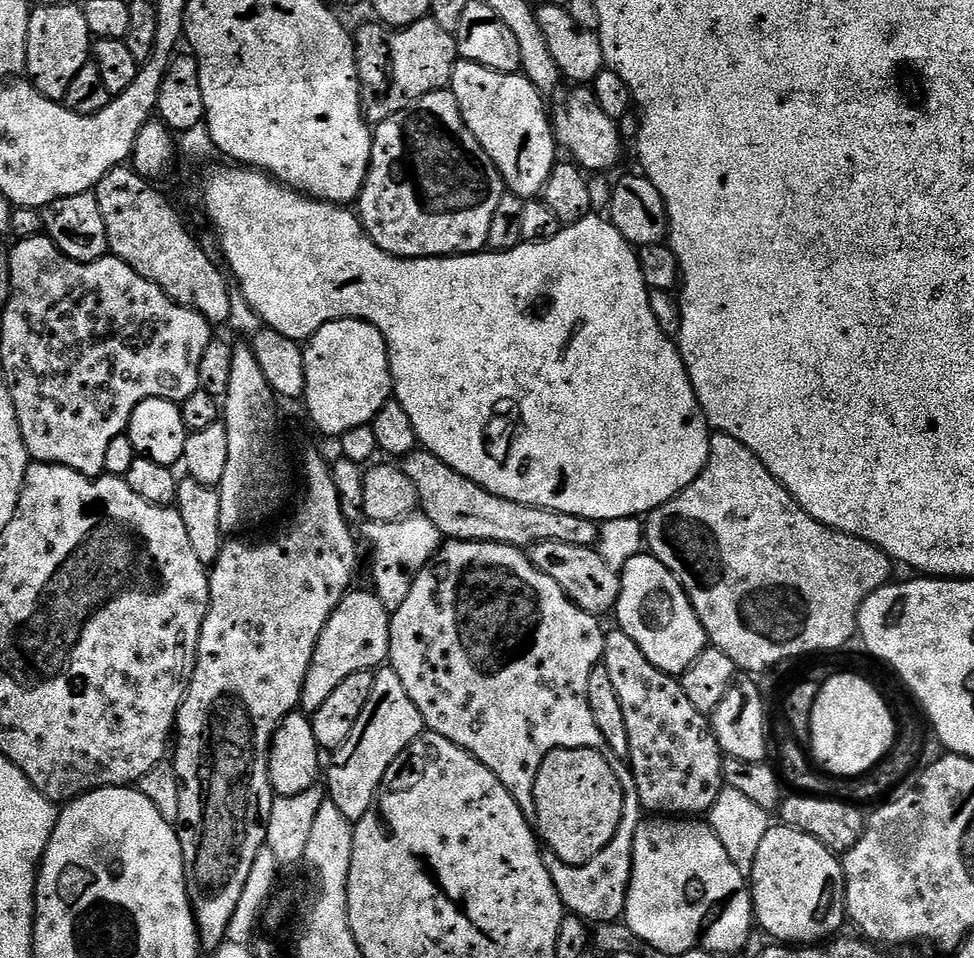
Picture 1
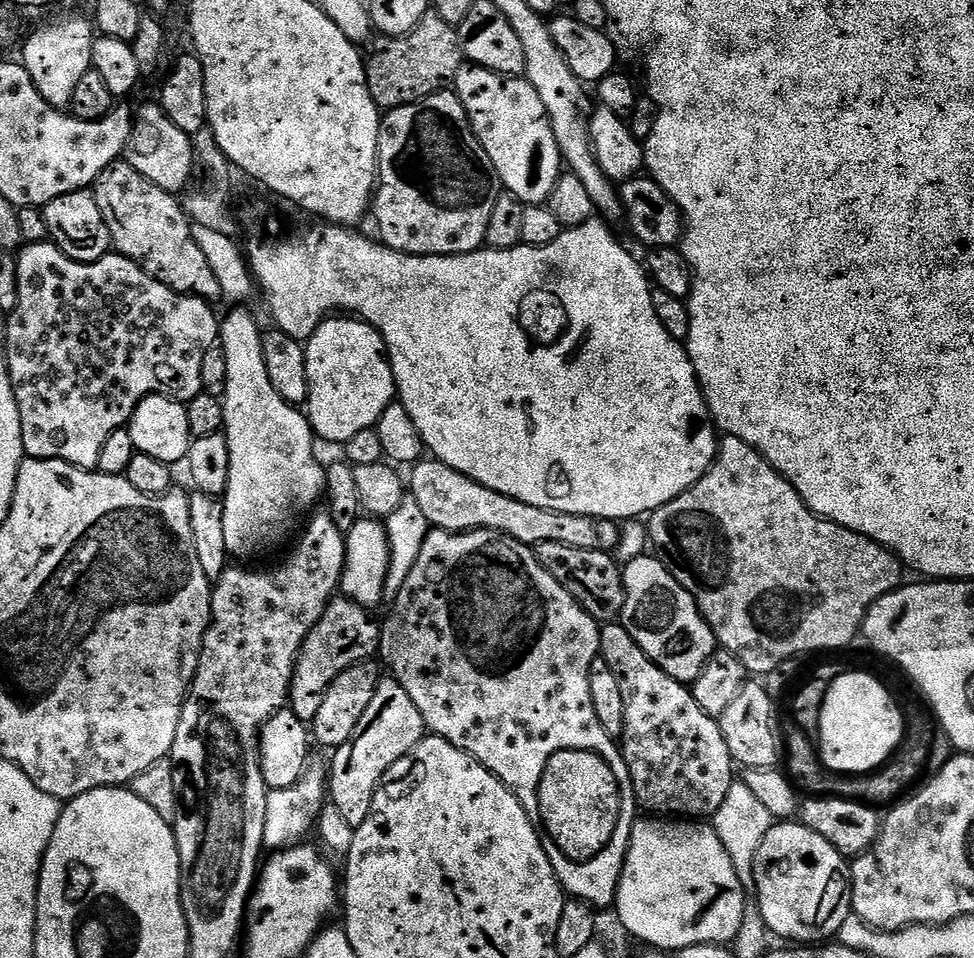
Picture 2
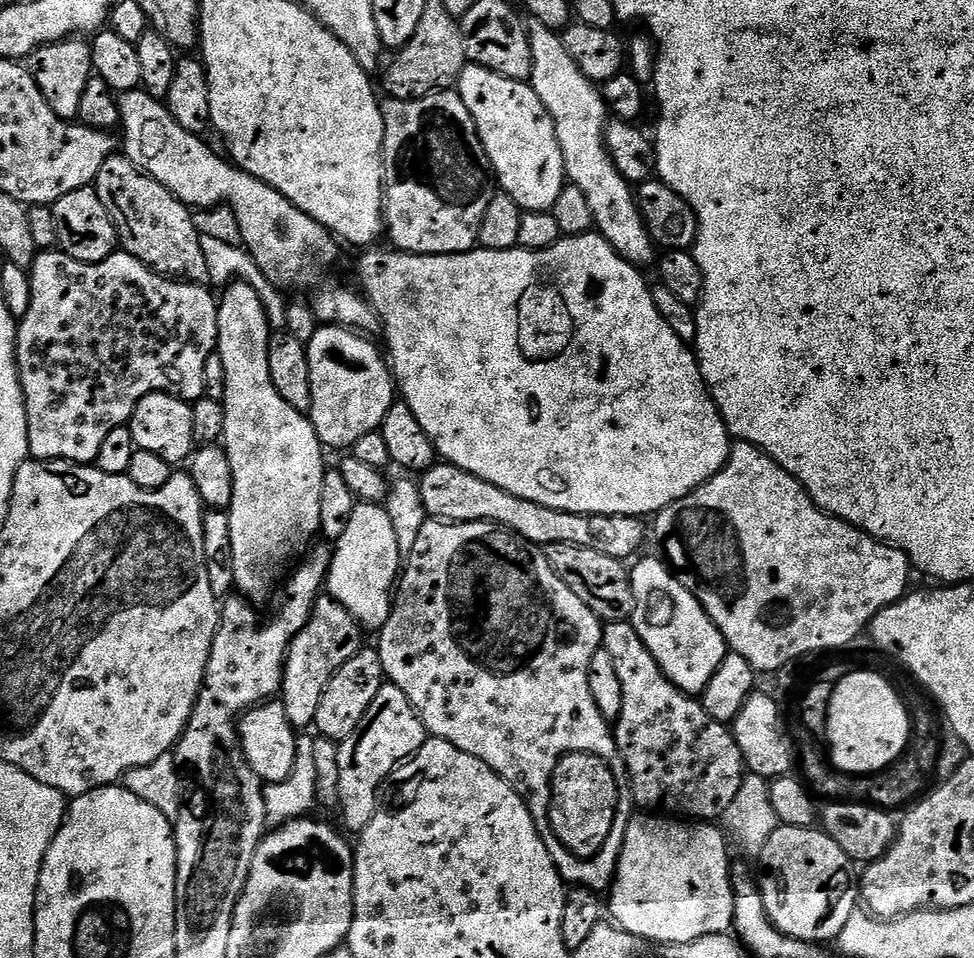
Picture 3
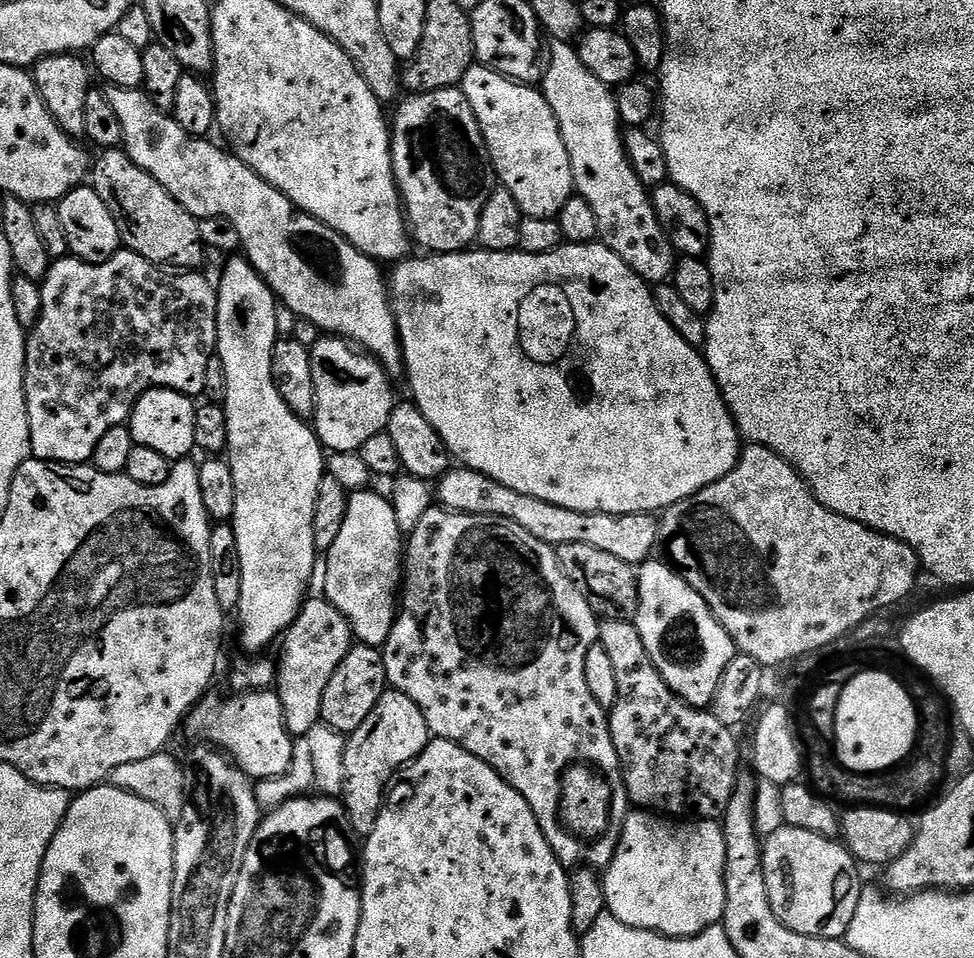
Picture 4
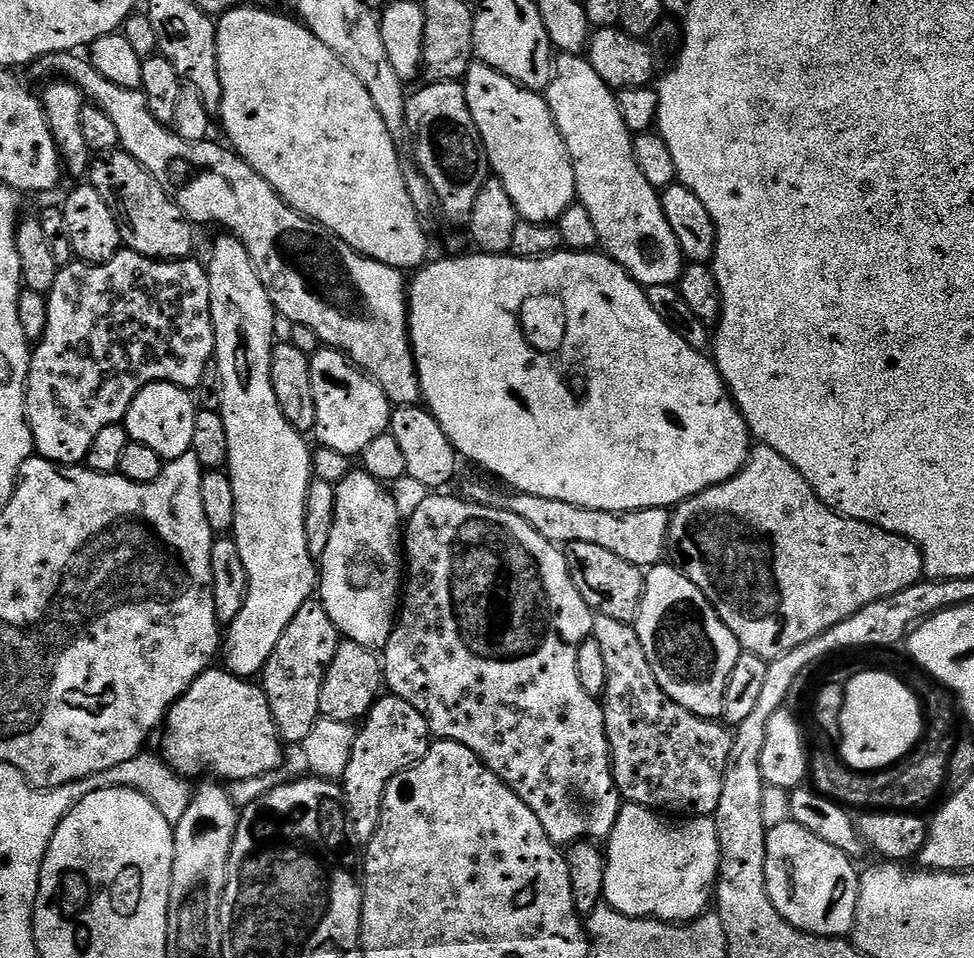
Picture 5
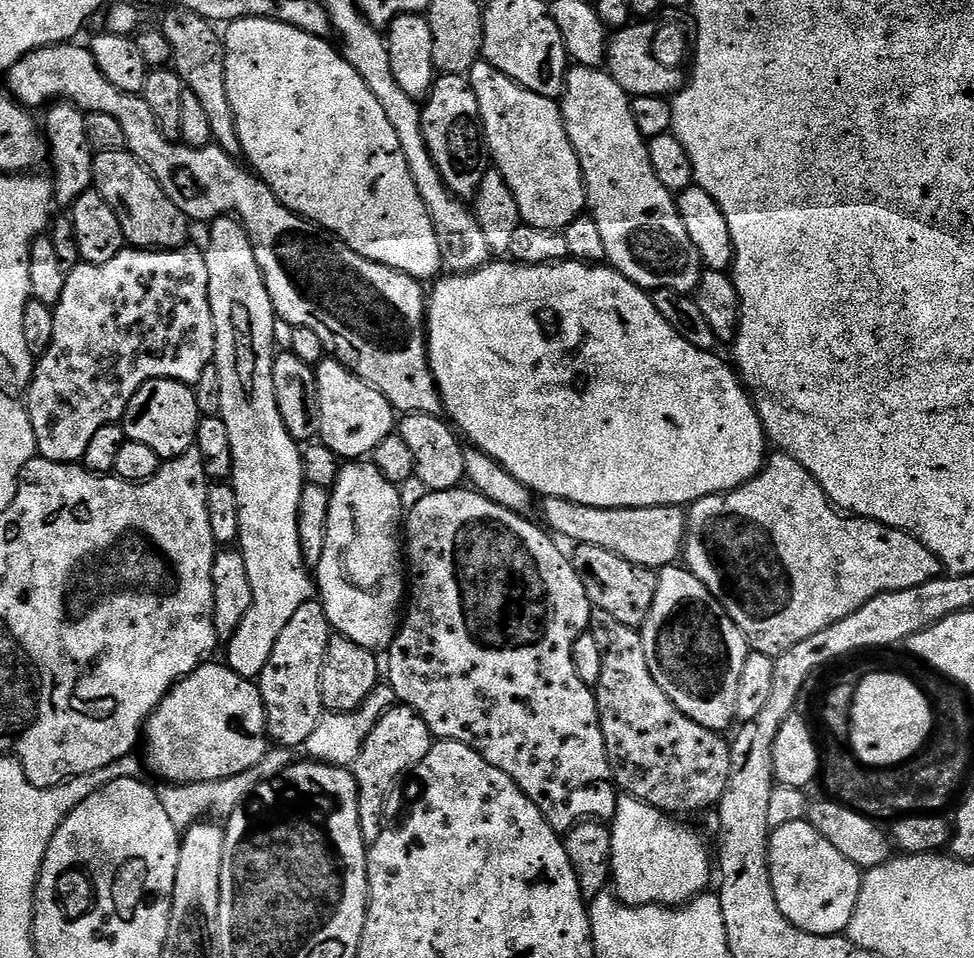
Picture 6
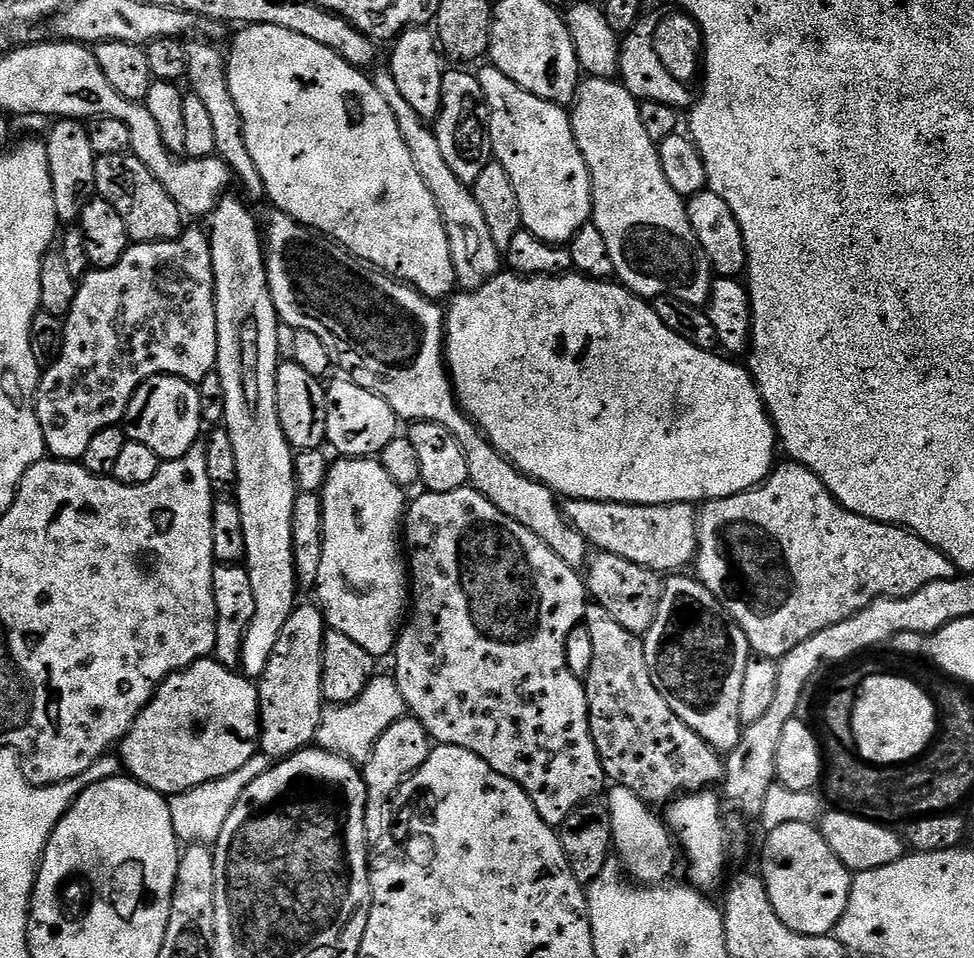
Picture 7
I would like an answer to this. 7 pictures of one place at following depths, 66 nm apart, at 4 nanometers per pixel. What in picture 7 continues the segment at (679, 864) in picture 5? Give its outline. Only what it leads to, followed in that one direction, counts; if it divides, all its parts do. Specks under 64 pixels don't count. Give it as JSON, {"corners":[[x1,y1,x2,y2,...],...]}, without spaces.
{"corners":[[621,784,615,785,611,790,612,793,607,793,606,806,612,815,612,843,615,851,620,851,619,859,627,875,644,886,656,886,667,881,664,879,676,868,676,852,678,856,678,844,667,823,661,817,659,820,652,813,655,811,645,800,638,798,634,790]]}

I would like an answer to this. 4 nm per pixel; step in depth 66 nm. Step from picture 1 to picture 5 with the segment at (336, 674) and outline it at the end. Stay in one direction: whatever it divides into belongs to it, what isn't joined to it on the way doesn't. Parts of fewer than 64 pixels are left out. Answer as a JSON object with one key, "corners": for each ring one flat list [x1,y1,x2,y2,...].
{"corners":[[316,598,304,603,302,610,294,614,290,626,286,626,282,638,278,638,278,646,274,646,274,654,270,654,262,673,262,687,285,745,303,745,306,734,310,734,316,721,321,719,324,670,334,658,341,639,330,614,326,614,323,604]]}

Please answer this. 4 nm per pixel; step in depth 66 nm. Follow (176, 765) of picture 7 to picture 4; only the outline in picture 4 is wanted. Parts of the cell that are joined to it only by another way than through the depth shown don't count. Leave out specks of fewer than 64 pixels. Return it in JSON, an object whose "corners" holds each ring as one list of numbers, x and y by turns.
{"corners":[[244,690,239,694,232,694,236,696,212,696,213,694,208,694,201,699,200,703,188,713,186,717,186,729,190,735,196,739,196,742,207,742,209,745,217,746,222,752,226,753,231,759,242,769,249,778,253,781,259,782,266,779,274,779,276,776,282,776,285,774,287,768,291,764,291,750,293,737,288,733,288,727,284,721,284,715,282,714,282,702,276,696,275,691,272,690]]}

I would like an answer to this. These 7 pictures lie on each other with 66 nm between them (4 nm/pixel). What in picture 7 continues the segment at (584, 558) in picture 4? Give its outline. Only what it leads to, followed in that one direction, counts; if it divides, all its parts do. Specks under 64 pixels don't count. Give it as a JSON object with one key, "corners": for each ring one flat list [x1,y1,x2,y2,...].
{"corners":[[600,552,587,561,586,587,588,595,595,603,600,604,626,630,630,630,641,638,647,637,656,615,660,612,660,599,665,599,666,584,661,573,650,570,646,566,638,566,638,562,630,562,626,558,618,558,609,552]]}

